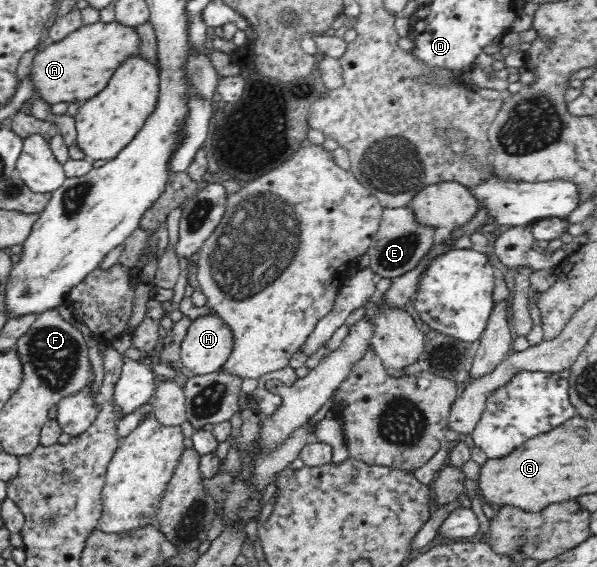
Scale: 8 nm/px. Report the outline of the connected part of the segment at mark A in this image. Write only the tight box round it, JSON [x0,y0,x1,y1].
[30,21,140,104]

